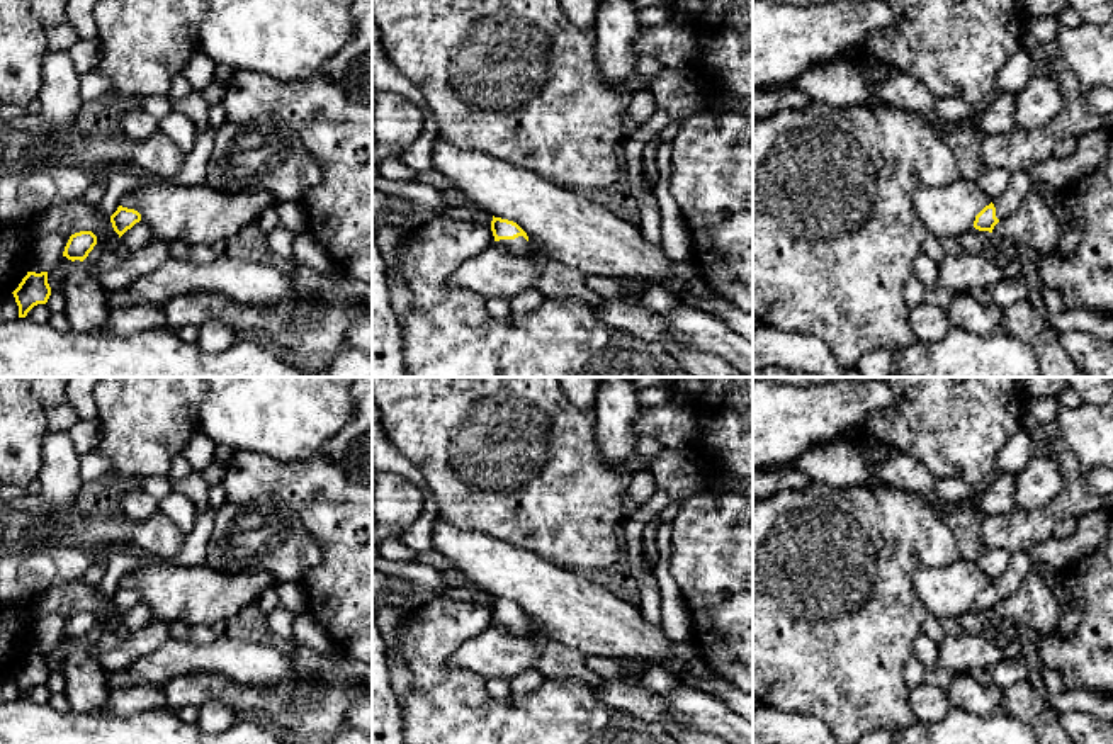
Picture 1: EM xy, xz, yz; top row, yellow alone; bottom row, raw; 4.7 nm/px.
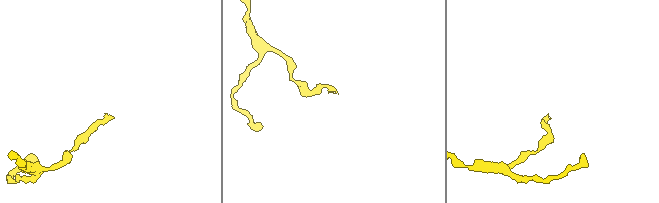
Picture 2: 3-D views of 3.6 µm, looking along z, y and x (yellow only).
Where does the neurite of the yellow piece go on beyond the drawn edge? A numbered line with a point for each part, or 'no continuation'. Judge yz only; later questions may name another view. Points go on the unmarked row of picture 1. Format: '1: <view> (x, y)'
1: yz (1018, 566)

